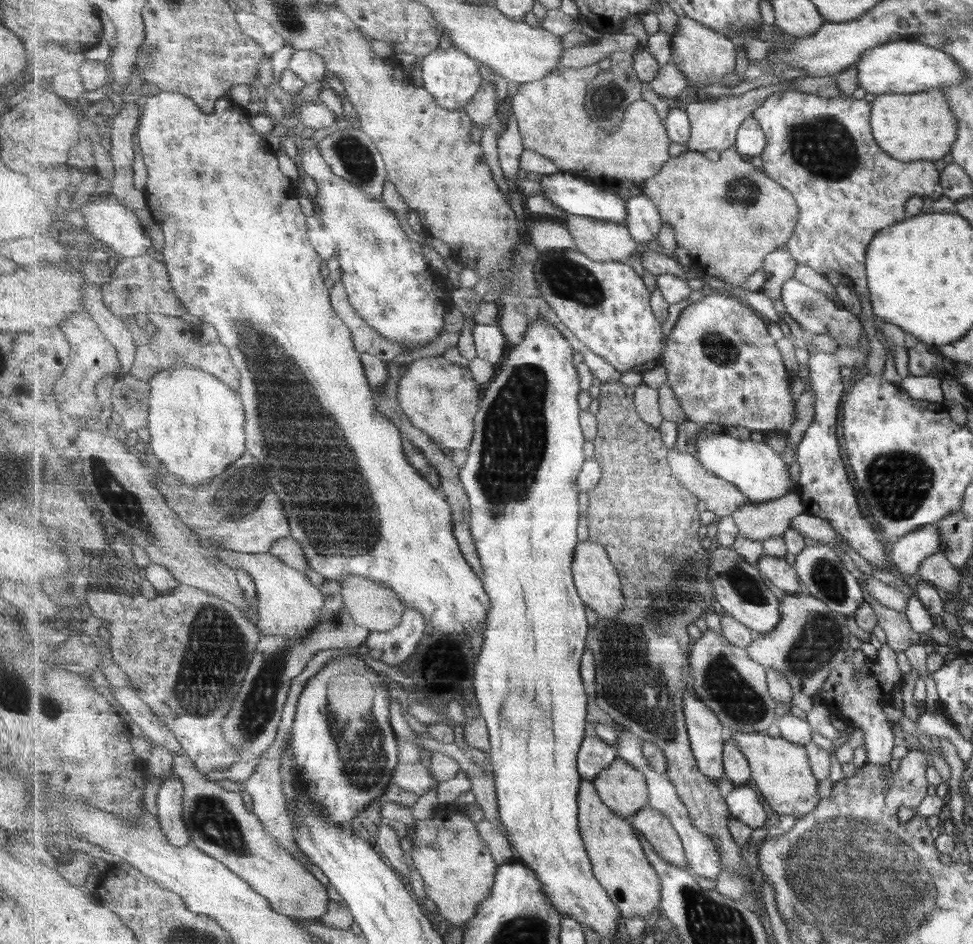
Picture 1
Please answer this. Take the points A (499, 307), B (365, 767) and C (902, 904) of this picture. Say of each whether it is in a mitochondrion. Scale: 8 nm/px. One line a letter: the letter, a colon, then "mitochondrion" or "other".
A: other
B: mitochondrion
C: mitochondrion

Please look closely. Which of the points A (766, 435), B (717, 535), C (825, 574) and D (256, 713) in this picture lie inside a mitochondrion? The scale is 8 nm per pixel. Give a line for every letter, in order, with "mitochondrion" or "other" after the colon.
A: other
B: other
C: mitochondrion
D: mitochondrion

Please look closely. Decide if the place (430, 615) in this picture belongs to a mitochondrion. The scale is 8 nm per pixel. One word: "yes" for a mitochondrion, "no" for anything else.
no

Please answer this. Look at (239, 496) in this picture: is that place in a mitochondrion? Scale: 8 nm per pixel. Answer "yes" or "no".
yes

